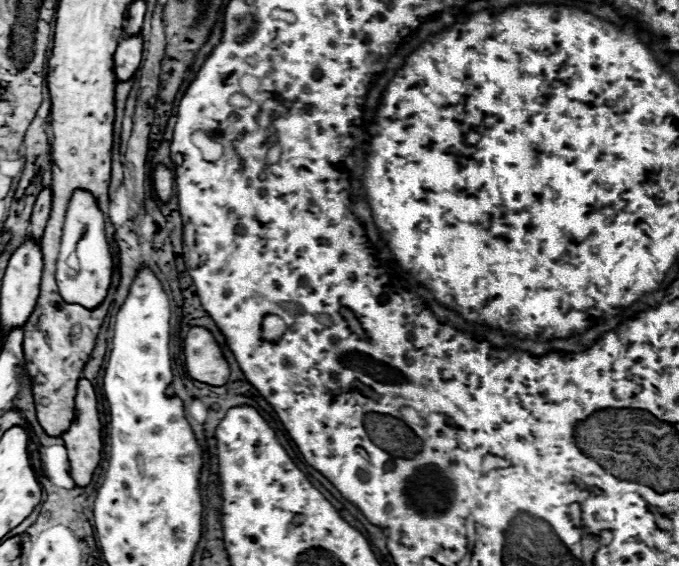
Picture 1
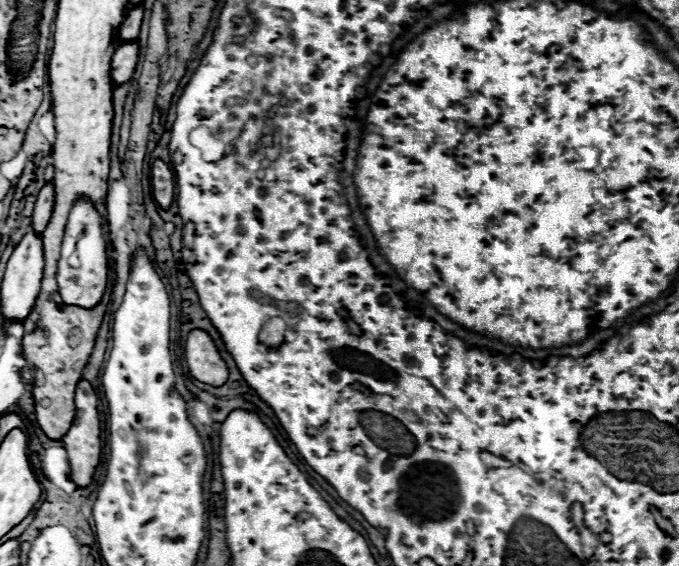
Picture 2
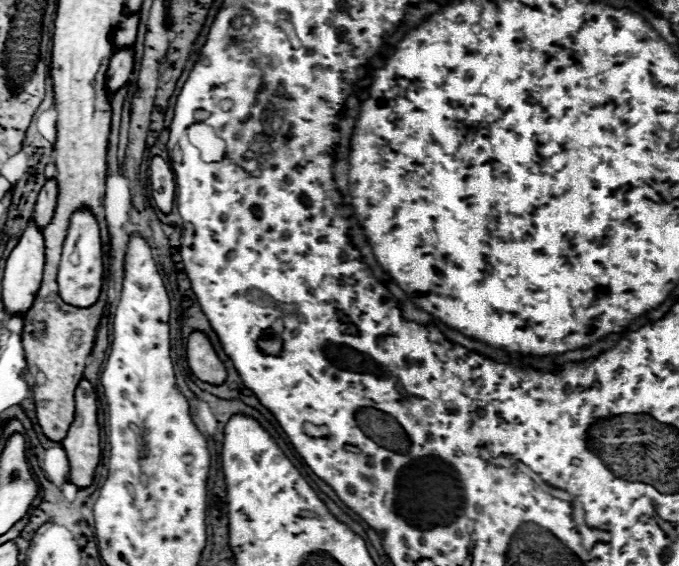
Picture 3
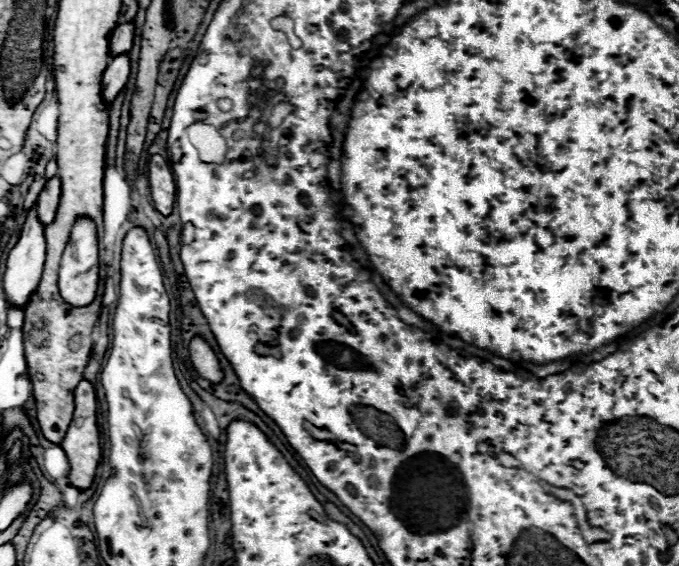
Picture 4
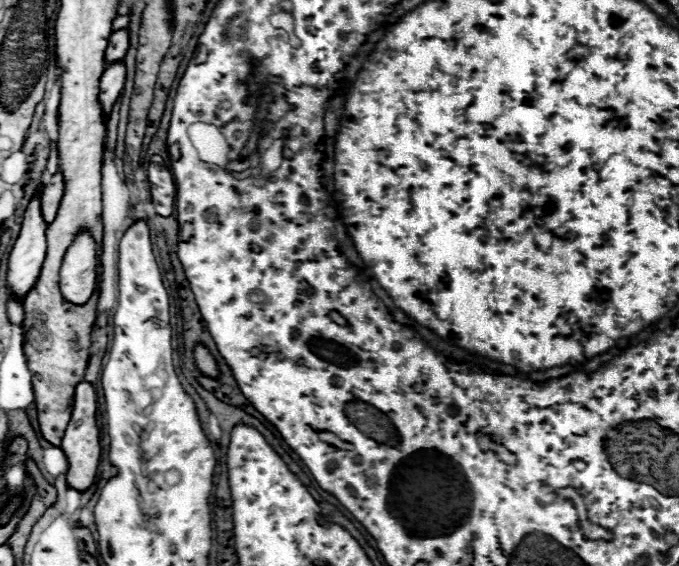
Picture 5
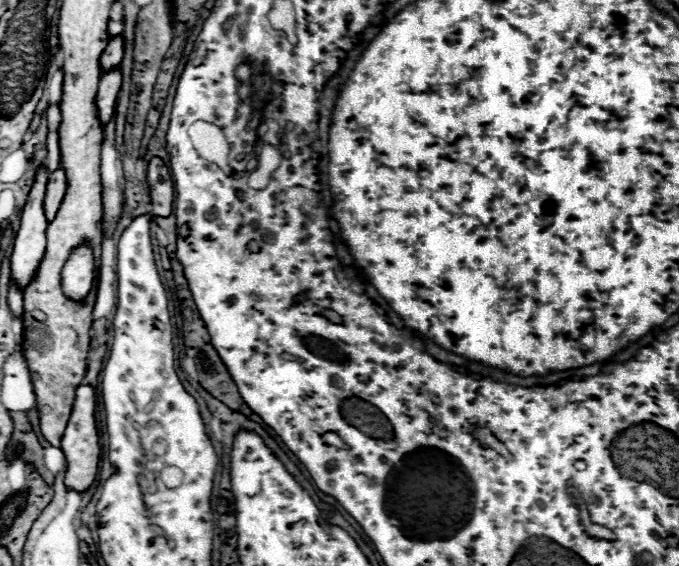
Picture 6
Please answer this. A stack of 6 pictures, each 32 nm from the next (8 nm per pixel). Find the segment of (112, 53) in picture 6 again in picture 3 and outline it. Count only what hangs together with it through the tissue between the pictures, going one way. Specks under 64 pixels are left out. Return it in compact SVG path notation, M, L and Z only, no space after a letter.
M138 14L126 18L114 32L114 38L112 38L112 46L114 50L120 50L120 48L130 48L136 40L136 30L138 30Z

